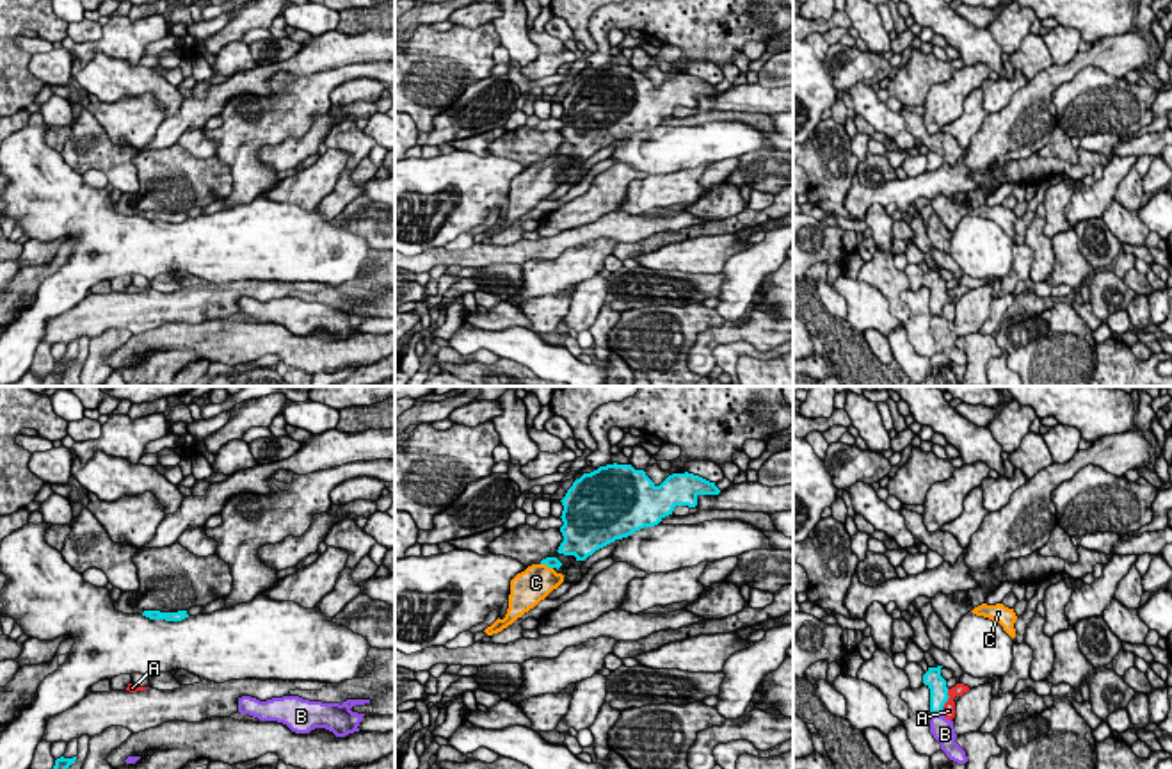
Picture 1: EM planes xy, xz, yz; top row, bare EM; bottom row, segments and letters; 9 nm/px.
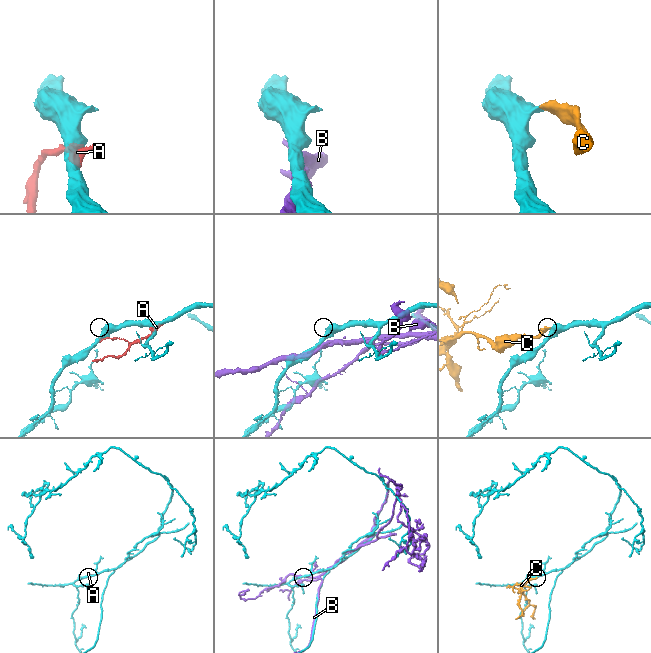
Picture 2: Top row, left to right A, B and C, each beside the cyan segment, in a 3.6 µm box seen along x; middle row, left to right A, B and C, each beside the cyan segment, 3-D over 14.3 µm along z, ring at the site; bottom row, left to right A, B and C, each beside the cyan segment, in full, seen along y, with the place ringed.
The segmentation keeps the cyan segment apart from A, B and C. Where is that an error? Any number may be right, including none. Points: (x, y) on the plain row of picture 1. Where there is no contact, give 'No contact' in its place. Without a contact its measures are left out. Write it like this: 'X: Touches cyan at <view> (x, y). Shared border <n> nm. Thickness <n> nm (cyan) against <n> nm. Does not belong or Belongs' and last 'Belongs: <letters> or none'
A: Touches cyan at yz (947, 301). Shared border 240 nm. Thickness 160 nm (cyan) against 130 nm. Does not belong
B: Touches cyan at yz (936, 314). Shared border 80 nm. Thickness 160 nm (cyan) against 200 nm. Does not belong
C: Touches cyan at xz (546, 166). Shared border 120 nm. Thickness 100 nm (cyan) against 320 nm. Belongs
Belongs: C

